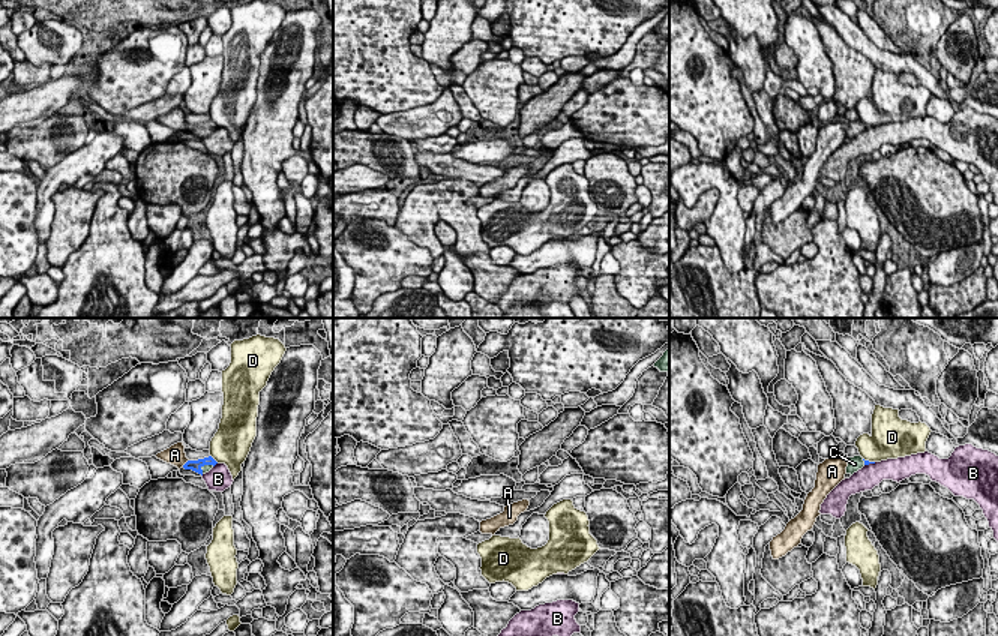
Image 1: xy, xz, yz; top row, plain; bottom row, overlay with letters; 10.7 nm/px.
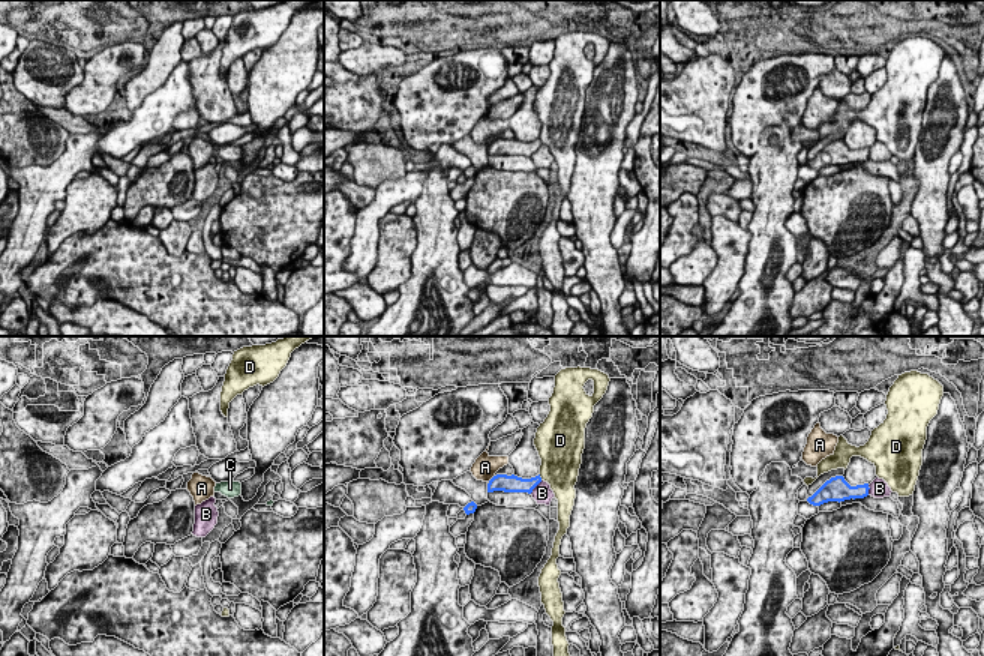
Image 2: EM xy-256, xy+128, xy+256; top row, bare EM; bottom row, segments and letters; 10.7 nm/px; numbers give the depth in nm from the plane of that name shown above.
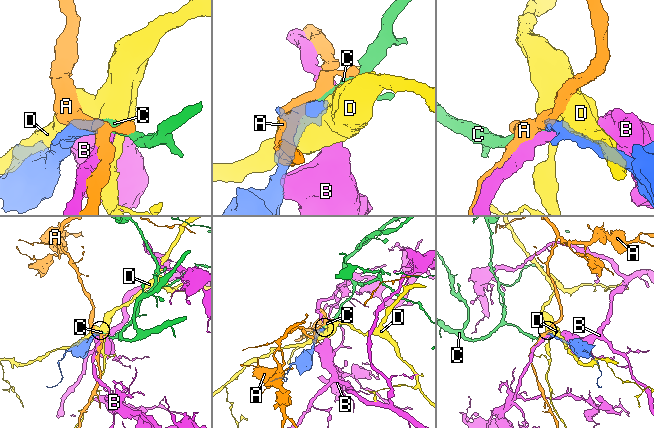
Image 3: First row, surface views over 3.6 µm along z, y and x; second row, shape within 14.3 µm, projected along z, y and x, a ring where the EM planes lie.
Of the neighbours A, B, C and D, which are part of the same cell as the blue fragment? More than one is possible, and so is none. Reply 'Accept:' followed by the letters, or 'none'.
Accept: C

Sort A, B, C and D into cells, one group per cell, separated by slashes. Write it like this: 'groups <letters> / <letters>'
groups A / B / C / D

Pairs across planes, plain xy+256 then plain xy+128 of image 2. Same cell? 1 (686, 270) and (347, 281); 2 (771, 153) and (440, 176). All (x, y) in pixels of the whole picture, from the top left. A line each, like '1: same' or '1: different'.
1: different
2: same

